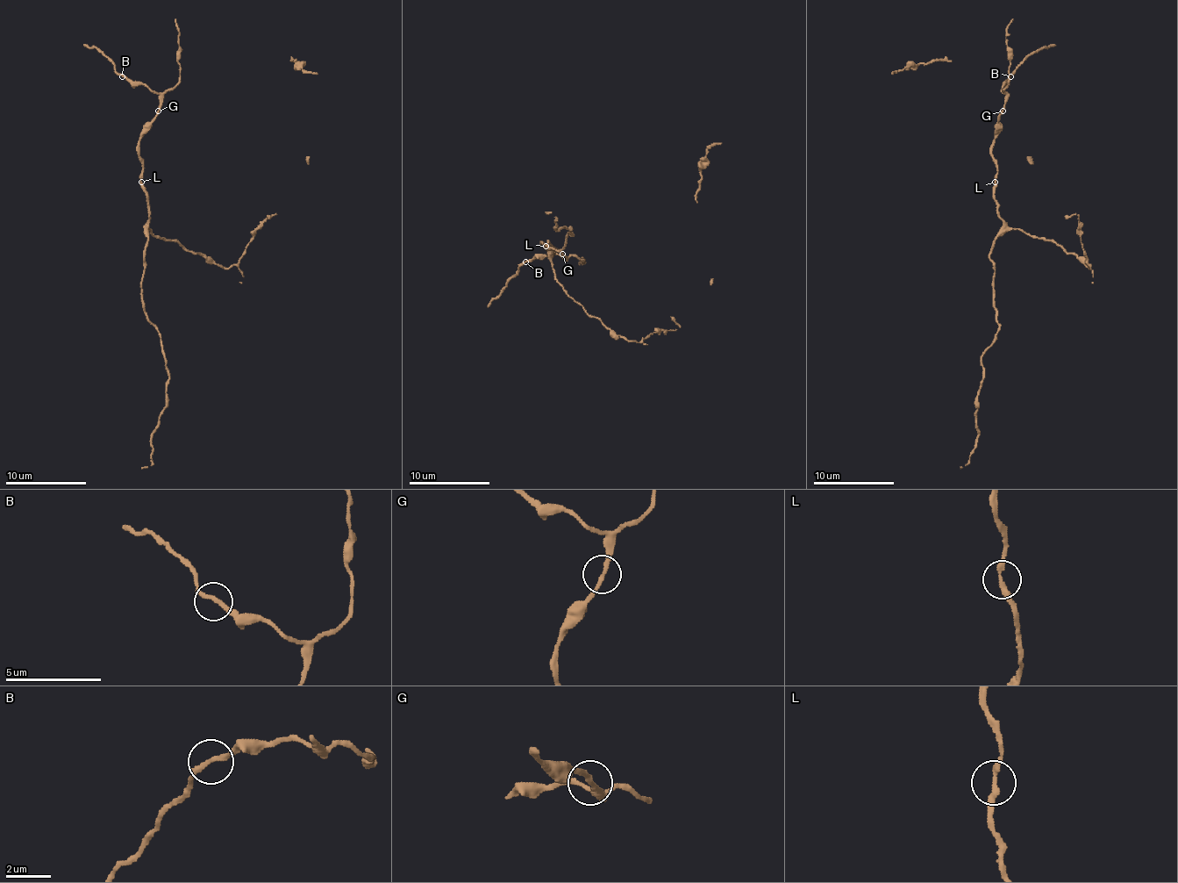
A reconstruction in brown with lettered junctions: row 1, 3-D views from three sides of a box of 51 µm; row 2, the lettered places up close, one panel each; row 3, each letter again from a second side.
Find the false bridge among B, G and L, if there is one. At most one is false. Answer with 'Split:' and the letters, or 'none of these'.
Split: none of these

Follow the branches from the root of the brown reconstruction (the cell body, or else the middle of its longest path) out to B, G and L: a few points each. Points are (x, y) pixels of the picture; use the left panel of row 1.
B: (206, 261), (172, 240), (158, 238), (148, 228), (139, 140), (160, 98), (122, 76)
G: (206, 261), (172, 240), (158, 238), (148, 228), (146, 188), (139, 179), (139, 140), (142, 131), (158, 111)
L: (206, 261), (172, 240), (158, 238), (148, 228), (148, 199), (142, 182)

